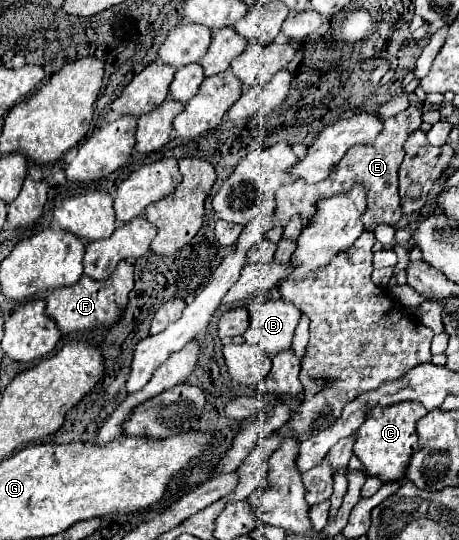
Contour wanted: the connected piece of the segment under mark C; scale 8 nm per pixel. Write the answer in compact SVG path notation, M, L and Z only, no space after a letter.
M400 402L394 406L376 406L370 410L368 420L356 430L356 444L354 454L364 464L364 470L368 476L376 476L382 480L382 484L404 480L408 462L414 452L420 450L418 434L416 434L416 422L426 414L428 410L422 408L418 402Z

